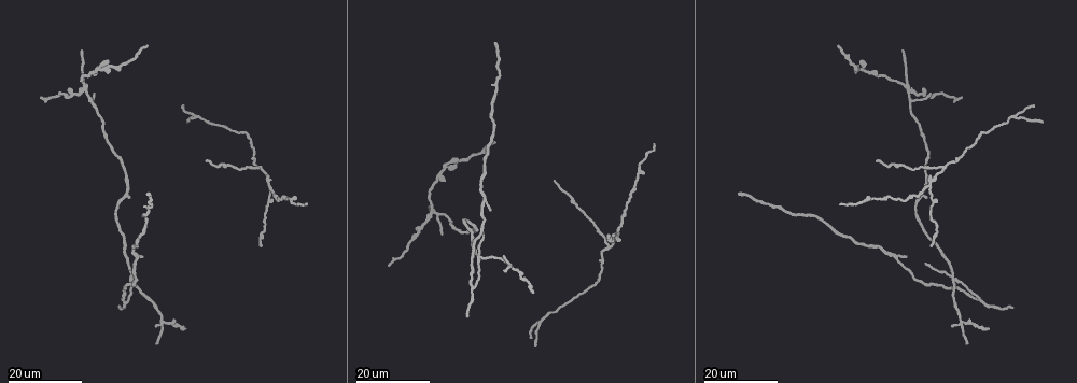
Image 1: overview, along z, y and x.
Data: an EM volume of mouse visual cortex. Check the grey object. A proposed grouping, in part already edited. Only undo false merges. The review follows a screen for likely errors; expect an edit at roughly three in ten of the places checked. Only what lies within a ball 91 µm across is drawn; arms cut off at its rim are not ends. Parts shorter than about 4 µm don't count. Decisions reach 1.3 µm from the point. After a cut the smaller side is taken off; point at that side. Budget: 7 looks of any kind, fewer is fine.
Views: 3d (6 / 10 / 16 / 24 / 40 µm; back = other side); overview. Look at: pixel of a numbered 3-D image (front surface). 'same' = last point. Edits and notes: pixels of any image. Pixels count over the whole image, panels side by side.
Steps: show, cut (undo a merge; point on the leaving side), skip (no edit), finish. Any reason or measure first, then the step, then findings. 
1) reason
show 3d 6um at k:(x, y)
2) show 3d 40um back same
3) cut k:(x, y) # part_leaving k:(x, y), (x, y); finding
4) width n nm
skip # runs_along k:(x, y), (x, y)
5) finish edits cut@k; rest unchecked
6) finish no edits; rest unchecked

three-way junction
show 3d 24um at 1:(943, 168)

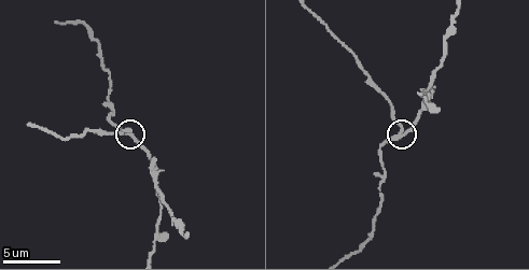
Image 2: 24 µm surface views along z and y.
show 3d 6um at 2:(398, 135)

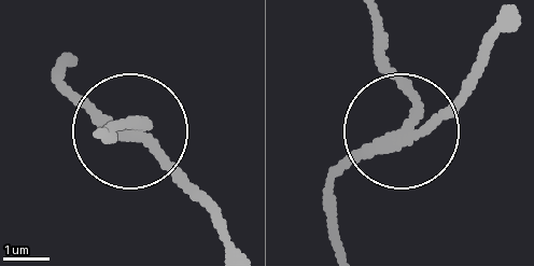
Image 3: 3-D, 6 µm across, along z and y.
cut 3:(122, 122) # two neurons meet here

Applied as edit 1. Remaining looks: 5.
show overview

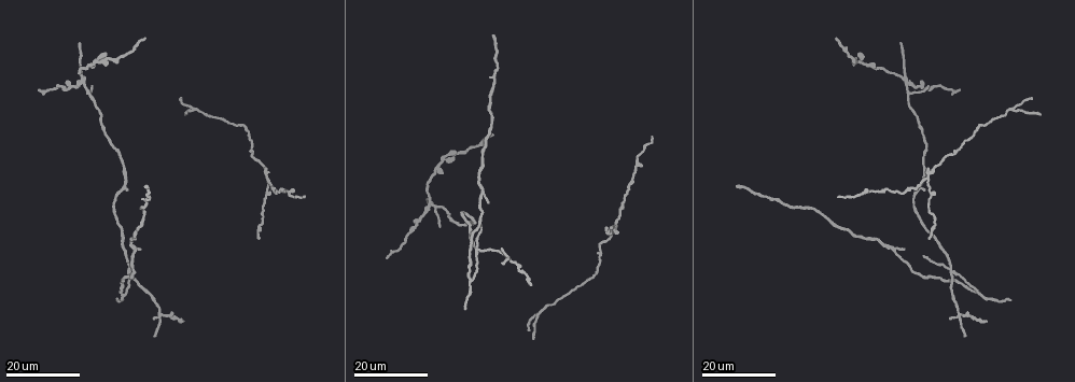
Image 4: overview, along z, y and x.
three-way junction
show 3d 24um at 4:(928, 181)

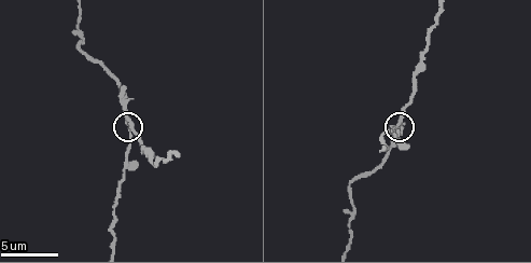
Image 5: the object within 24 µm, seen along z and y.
show 3d 6um at 5:(399, 120)

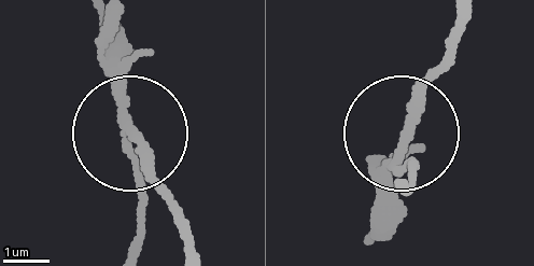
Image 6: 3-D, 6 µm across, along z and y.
cut 6:(406, 162) # part_leaving 6:(121, 99), (121, 142), (143, 199), (136, 246); a second neuron is stuck on

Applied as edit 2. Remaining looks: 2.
finish edits cut@3, cut@6; rest unchecked

